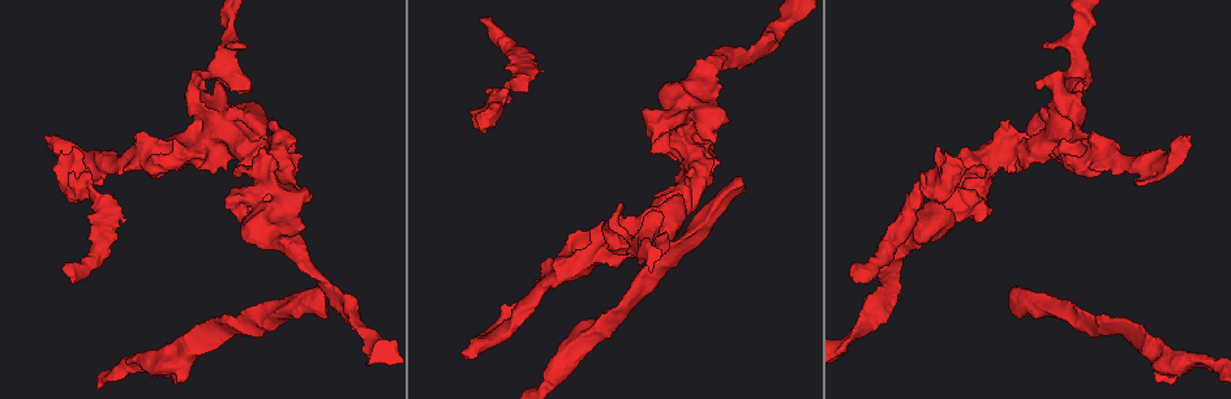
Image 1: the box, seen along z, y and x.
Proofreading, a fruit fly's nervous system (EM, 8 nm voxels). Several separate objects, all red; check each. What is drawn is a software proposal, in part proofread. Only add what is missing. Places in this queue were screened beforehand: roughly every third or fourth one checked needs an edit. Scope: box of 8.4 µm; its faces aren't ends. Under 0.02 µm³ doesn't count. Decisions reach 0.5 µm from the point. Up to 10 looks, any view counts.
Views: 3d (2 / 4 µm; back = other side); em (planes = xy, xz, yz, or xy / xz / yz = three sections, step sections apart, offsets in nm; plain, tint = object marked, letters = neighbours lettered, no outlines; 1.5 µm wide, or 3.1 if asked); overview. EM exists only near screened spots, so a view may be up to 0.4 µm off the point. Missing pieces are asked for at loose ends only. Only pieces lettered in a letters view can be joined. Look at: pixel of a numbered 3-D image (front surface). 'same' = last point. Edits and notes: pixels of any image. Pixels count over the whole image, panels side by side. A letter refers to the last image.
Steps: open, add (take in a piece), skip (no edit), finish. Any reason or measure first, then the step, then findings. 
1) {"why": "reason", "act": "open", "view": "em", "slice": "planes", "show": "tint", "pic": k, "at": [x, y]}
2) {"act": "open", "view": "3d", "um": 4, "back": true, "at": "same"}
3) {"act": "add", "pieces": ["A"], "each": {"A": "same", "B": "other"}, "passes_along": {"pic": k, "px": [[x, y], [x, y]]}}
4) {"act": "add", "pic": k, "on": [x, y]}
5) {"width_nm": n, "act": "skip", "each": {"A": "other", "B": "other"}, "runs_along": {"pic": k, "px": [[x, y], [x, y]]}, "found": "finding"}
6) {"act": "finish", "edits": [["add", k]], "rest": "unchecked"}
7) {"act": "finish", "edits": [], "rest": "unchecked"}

{"why": "free end", "act": "open", "view": "3d", "um": 2, "pic": 1, "at": [1045, 46]}

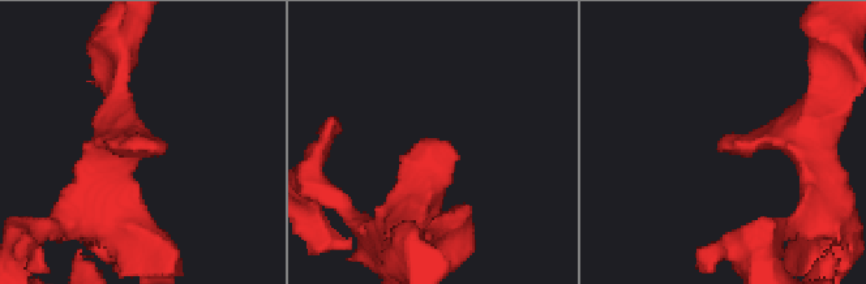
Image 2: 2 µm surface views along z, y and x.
{"act": "open", "view": "em", "slice": "planes", "show": "letters", "pic": 2, "at": [729, 151]}

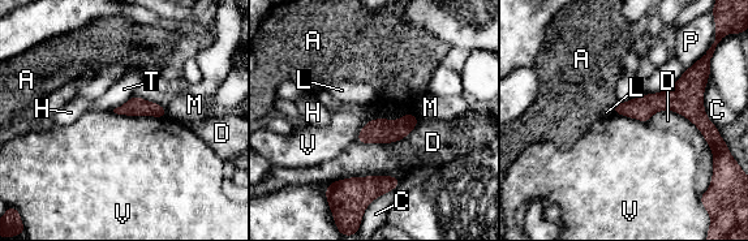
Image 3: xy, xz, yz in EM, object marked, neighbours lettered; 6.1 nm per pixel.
{"longest_contact_nm": ["D", 480], "act": "skip", "each": {"A": "other", "C": "other", "D": "other", "H": "other", "L": "other", "M": "other", "P": "other", "T": "other", "V": "other"}, "border": {"pic": 3, "px": [[416, 115], [370, 119], [355, 142]]}, "found": "no lettered piece goes on from it"}

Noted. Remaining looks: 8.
{"why": "stops while still wide", "act": "open", "view": "3d", "um": 2, "back": true, "pic": 1, "at": [291, 144]}

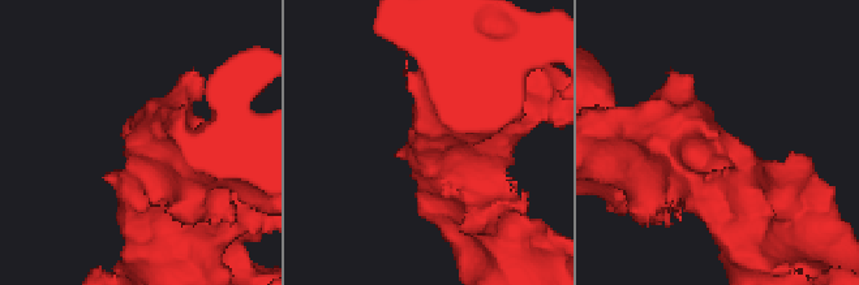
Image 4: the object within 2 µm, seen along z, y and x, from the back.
{"act": "open", "view": "em", "slice": "planes", "show": "plain", "pic": 4, "at": [716, 138]}

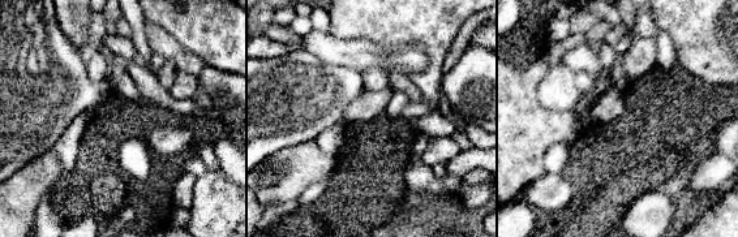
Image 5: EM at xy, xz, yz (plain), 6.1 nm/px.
{"why": "see the neighbours", "act": "open", "view": "em", "slice": "planes", "show": "letters", "at": "same"}

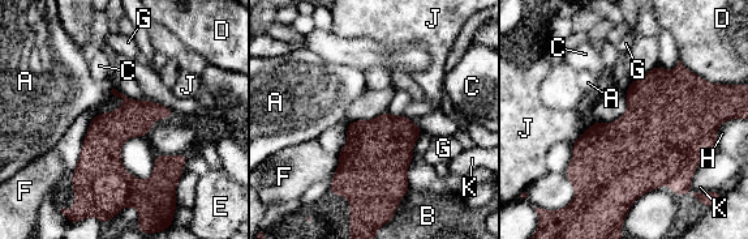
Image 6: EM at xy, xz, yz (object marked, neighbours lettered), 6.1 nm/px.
{"act": "skip", "each": {"A": "other", "B": "other", "C": "other", "D": "other", "E": "other", "F": "other", "G": "other", "H": "other", "J": "other", "K": "other"}, "found": "none of them fits"}

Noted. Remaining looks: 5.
{"why": "free end", "act": "open", "view": "3d", "um": 2, "pic": 1, "at": [745, 187]}

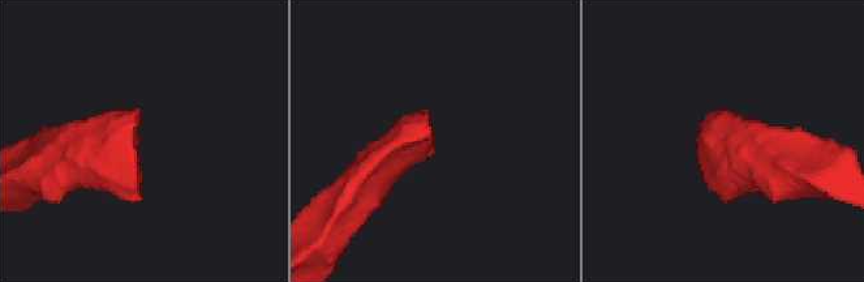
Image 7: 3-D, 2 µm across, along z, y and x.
{"act": "open", "view": "em", "slice": "yz", "step": 8, "show": "letters", "pic": 7, "at": [727, 122]}

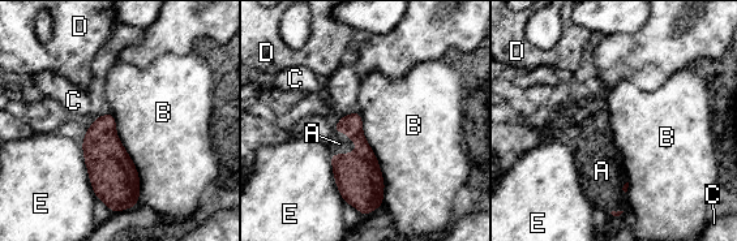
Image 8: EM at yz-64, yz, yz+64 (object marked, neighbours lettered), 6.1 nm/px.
{"act": "open", "view": "em", "slice": "planes", "show": "letters", "at": "same"}

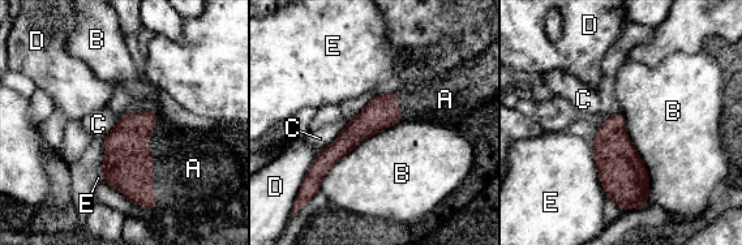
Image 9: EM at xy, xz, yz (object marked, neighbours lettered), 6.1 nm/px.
{"act": "add", "pic": 9, "on": [191, 171], "each": {"A": "same", "B": "other", "C": "other", "D": "other", "E": "other"}, "passes_along": {"pic": 9, "px": [[128, 166], [151, 160], [191, 171]]}, "found": "it goes on there"}

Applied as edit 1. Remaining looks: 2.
{"act": "finish", "edits": [["add", 9]], "rest": "unchecked"}

